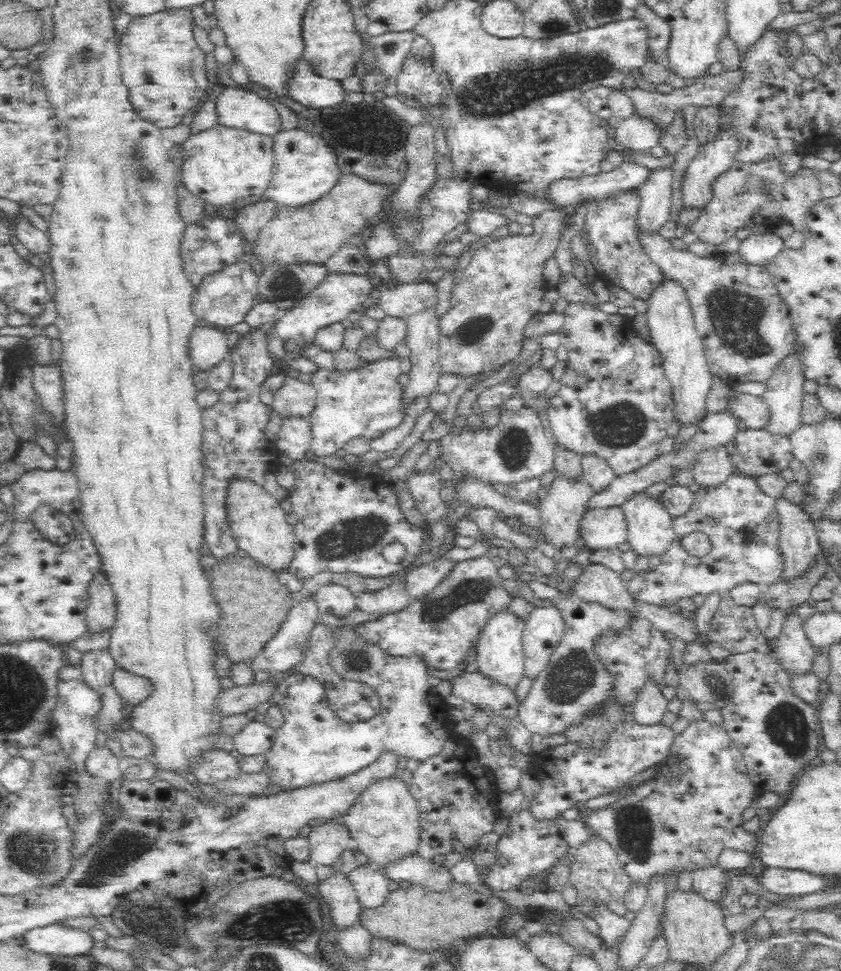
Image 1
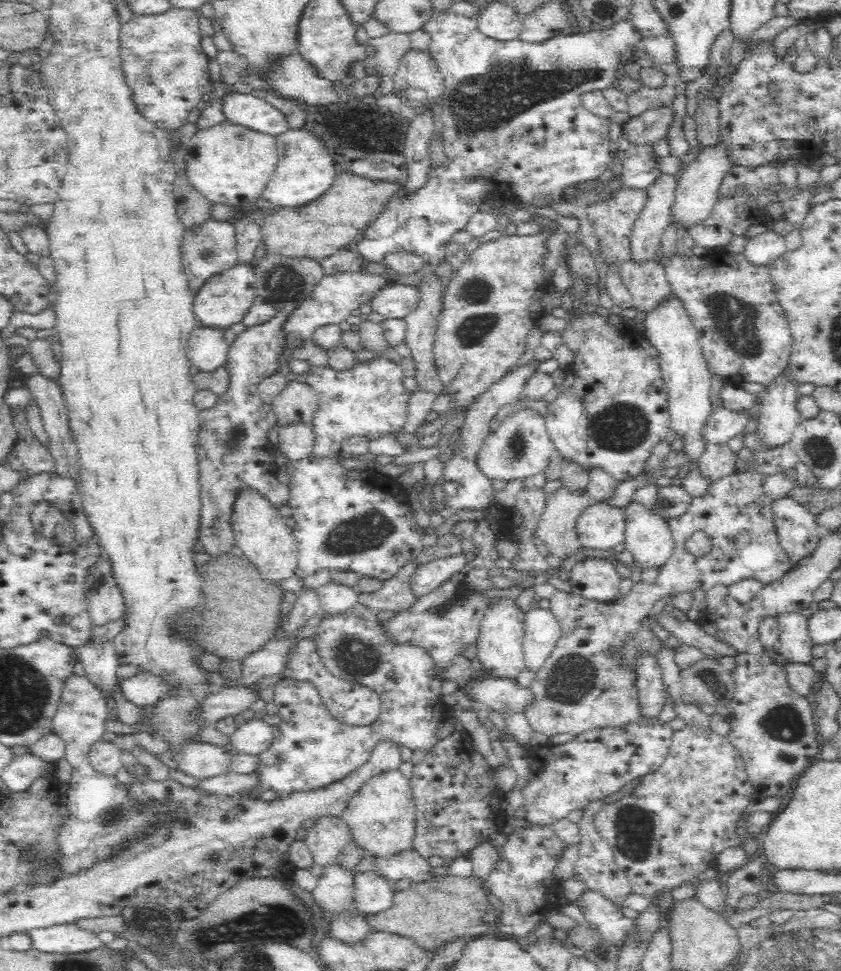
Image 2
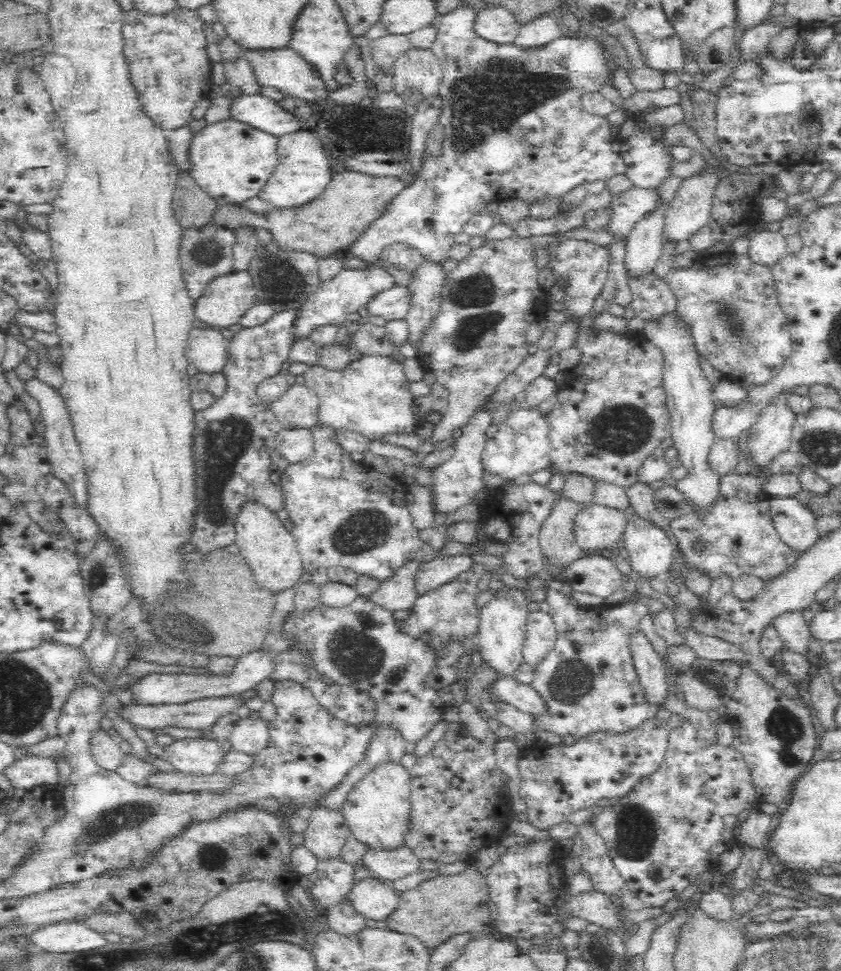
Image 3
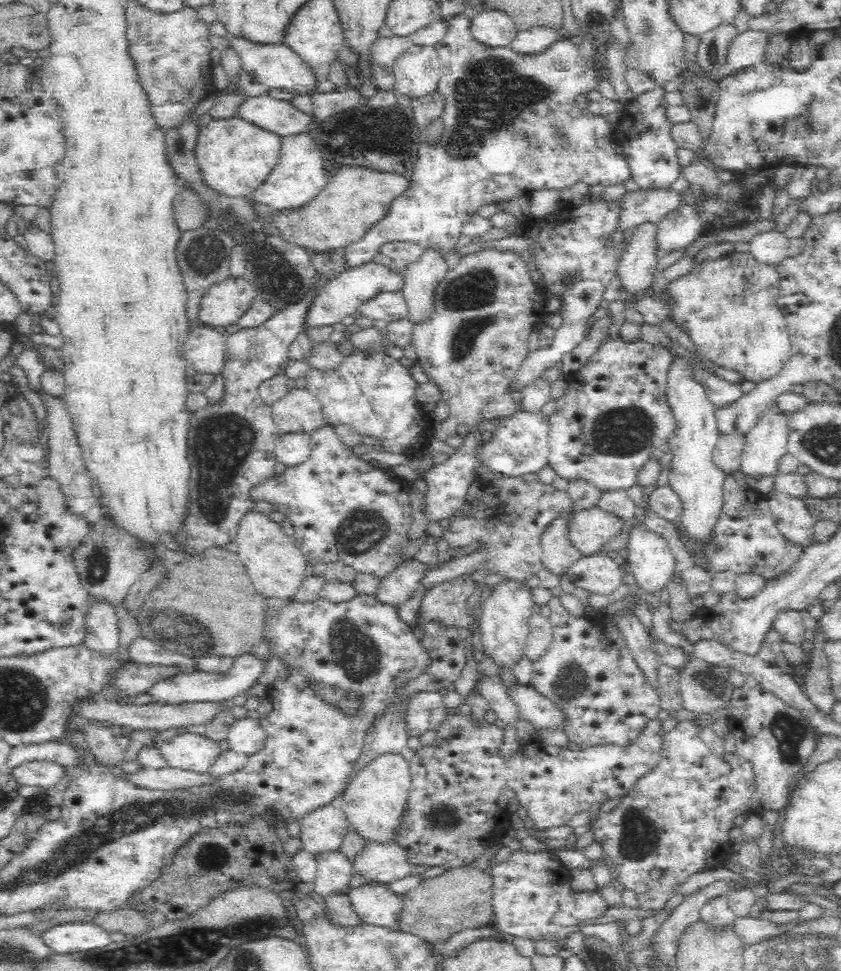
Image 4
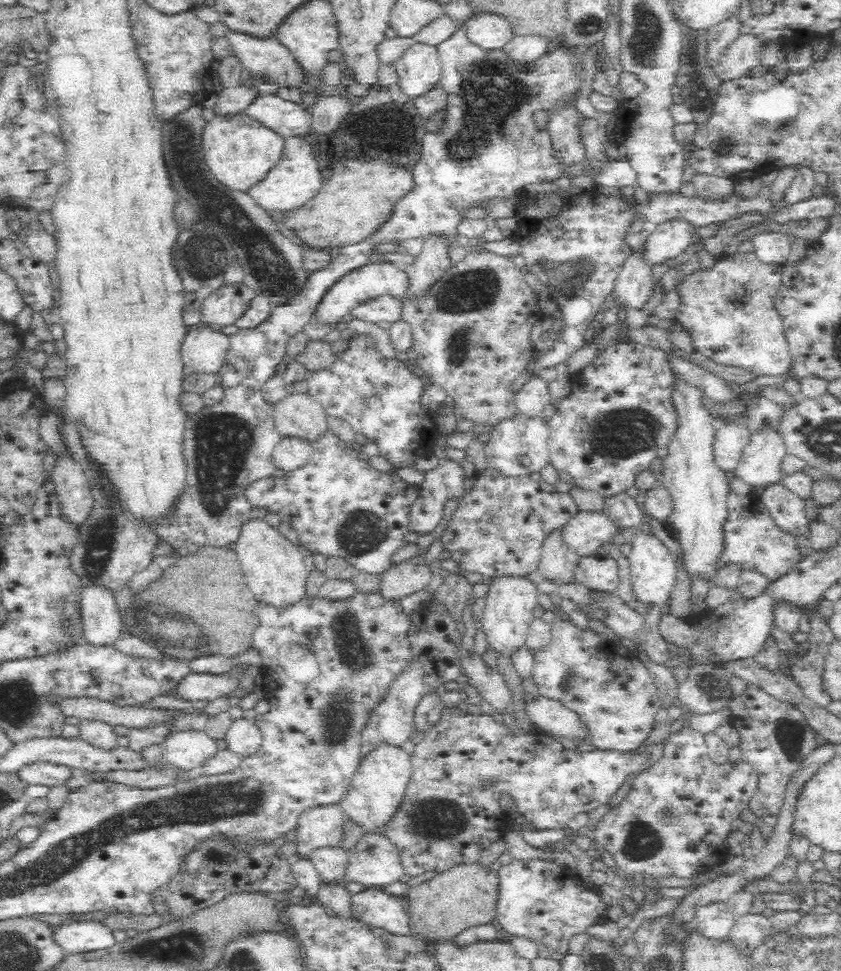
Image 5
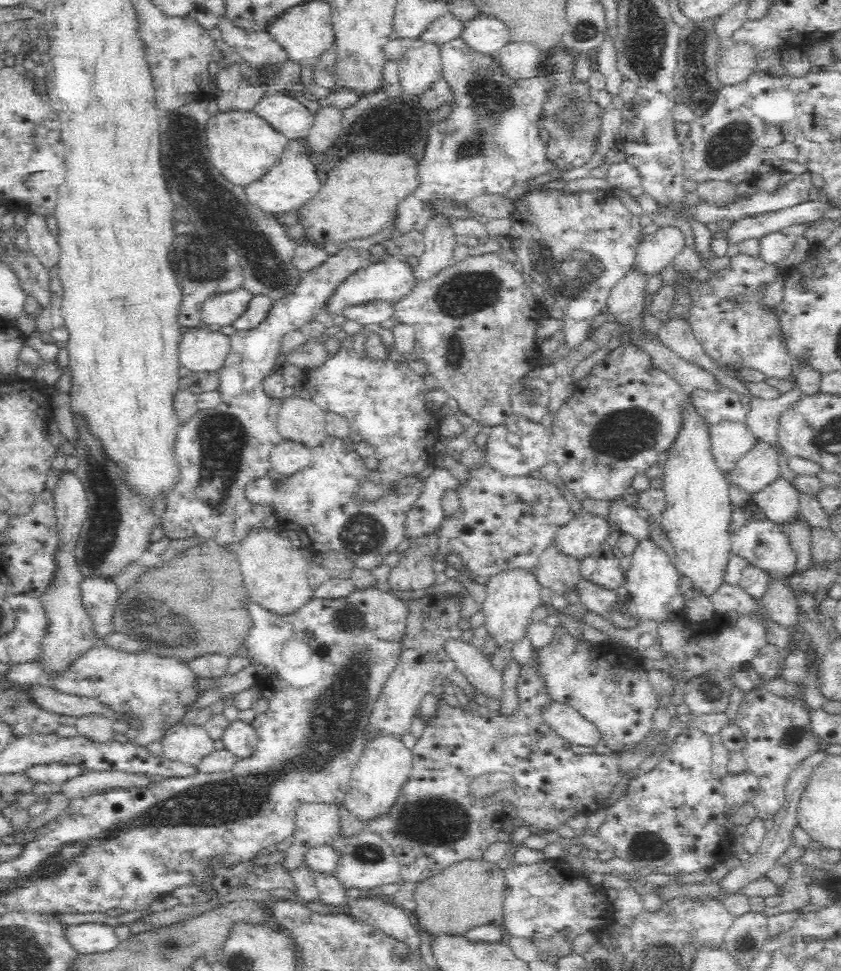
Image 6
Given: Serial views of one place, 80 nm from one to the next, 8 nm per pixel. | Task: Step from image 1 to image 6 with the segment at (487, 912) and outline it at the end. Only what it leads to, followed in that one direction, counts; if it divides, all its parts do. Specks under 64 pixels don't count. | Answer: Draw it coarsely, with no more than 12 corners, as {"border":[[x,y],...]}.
{"border":[[484,858],[416,884],[424,930],[502,924],[506,871]]}

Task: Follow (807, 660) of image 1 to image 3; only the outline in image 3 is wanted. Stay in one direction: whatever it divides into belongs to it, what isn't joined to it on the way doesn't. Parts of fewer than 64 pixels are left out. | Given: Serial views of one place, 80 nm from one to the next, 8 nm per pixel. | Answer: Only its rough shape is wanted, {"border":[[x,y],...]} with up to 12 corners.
{"border":[[801,612],[773,620],[784,646],[808,654],[812,632]]}

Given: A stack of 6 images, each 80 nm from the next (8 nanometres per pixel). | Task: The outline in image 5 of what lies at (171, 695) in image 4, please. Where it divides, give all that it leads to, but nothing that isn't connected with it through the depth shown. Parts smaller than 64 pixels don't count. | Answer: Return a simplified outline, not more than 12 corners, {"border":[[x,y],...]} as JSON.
{"border":[[242,668],[223,675],[190,673],[177,688],[184,700],[214,700],[236,689]]}

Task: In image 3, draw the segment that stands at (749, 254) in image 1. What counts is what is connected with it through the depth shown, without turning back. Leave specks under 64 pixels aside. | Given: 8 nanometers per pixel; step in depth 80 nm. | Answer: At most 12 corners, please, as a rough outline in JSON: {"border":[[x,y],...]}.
{"border":[[765,230],[750,236],[747,254],[772,268],[789,253],[787,237]]}

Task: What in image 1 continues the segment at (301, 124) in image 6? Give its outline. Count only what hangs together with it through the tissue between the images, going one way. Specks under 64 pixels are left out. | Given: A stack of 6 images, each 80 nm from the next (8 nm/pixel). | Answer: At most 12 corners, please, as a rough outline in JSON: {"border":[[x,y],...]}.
{"border":[[226,86],[222,125],[272,137],[280,114],[259,93]]}

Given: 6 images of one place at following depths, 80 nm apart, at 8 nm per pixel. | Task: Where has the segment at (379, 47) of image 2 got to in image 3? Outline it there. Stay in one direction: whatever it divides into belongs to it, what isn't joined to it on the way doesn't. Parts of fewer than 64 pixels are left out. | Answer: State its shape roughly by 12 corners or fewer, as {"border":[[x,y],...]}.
{"border":[[392,33],[369,44],[374,63],[391,73],[412,47],[406,35]]}

